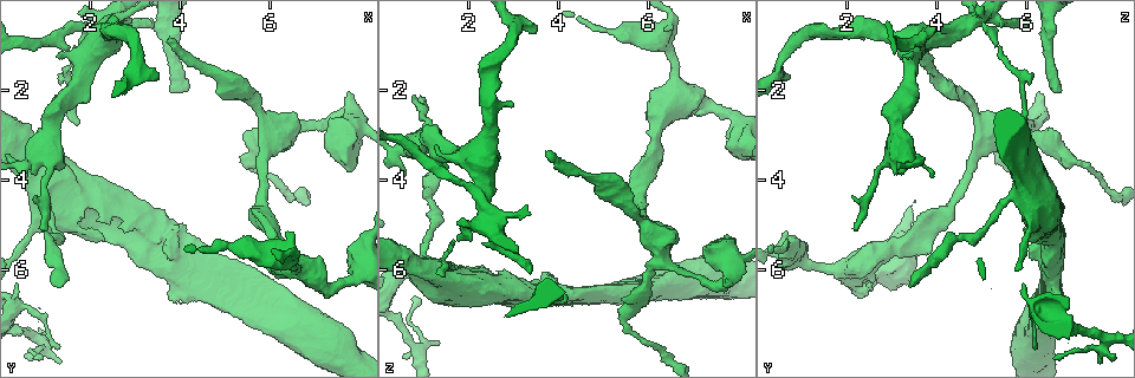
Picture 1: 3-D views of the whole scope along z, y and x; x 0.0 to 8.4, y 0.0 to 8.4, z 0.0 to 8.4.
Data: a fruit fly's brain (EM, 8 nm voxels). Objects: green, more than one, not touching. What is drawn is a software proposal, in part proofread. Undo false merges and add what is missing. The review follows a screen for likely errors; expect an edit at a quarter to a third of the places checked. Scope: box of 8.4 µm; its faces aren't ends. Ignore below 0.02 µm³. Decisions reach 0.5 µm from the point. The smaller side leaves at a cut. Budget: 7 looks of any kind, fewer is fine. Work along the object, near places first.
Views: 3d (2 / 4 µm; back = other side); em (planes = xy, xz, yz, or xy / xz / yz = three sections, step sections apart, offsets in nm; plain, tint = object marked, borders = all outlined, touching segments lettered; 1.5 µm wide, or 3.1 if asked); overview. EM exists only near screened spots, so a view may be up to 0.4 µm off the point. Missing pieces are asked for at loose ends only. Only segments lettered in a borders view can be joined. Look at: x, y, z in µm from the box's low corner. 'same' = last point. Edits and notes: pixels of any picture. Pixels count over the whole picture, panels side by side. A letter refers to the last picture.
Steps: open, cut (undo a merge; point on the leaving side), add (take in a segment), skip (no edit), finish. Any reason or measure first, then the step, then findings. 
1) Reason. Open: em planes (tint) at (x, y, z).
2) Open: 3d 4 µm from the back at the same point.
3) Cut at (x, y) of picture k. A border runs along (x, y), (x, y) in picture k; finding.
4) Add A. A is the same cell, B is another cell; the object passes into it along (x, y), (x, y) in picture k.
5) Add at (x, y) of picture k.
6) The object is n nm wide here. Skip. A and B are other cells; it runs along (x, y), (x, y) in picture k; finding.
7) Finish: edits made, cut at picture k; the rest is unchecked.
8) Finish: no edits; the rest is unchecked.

Closes a loop. Open: em planes (tint) at (0.70, 3.35, 5.85).

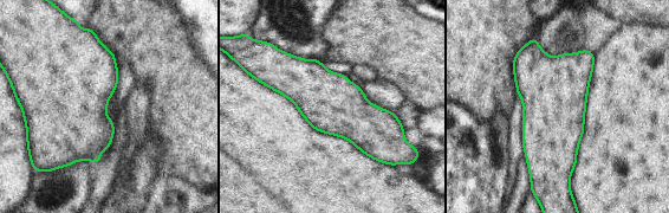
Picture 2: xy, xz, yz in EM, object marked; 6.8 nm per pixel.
Open: em planes (borders) at the same point.

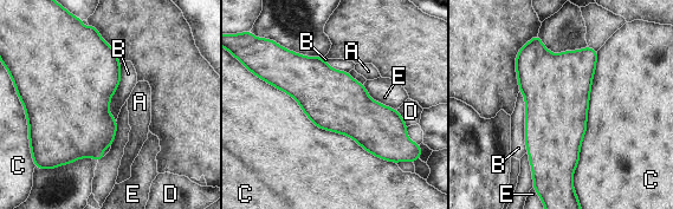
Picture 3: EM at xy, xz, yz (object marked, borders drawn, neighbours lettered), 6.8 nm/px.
Skip. A, B, C, D and E are other cells; all the same cell.

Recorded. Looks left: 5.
Thick turns thin. Open: 3d 4 µm from the back at (0.70, 5.15, 6.05).

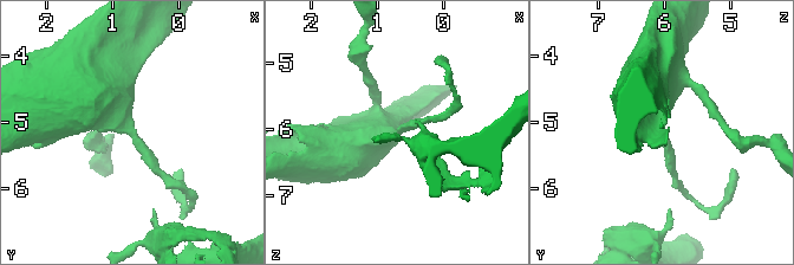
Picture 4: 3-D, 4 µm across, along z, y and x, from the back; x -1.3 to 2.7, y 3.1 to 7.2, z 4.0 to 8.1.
Open: em planes (tint) at (0.70, 5.15, 6.05).

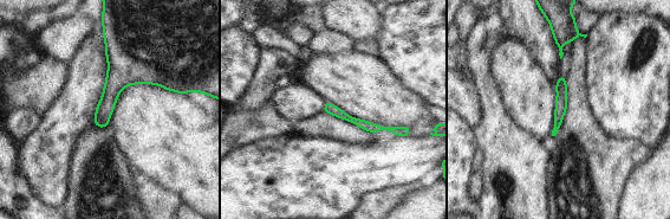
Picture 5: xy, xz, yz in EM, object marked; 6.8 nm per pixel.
What lies round it. Open: em planes (borders) at the same point.

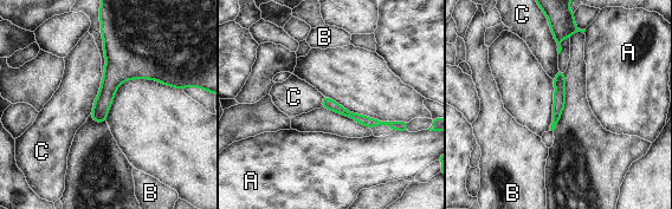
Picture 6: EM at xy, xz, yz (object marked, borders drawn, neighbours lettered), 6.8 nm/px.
The object is 70 nm wide here. Skip. A, B and C are other cells; one cell here.

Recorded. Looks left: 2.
Thin neck. Open: 3d 2 µm at (6.05, 3.05, 6.10).

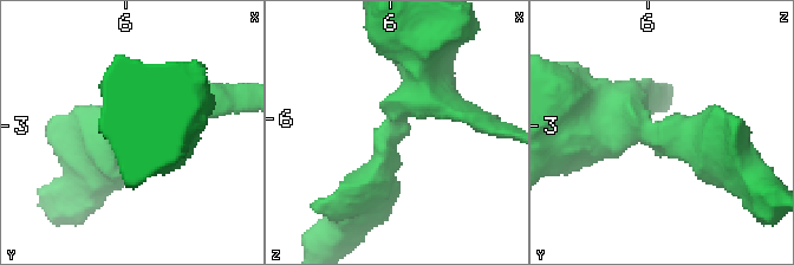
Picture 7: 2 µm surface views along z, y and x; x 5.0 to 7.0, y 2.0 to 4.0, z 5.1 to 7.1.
3 arms meet here. Open: em planes (borders) at (6.08, 3.10, 6.08).

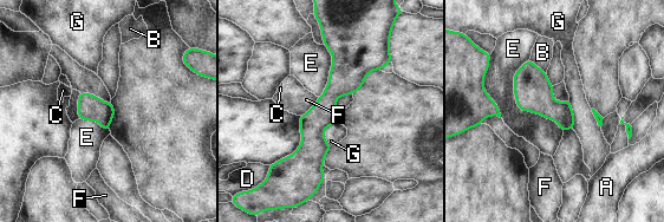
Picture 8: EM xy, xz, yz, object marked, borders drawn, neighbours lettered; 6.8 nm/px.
Skip. A, B, C, D, E, F and G are other cells; continuous, no second cell.

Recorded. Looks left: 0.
Finish: no edits; the rest is unchecked.

